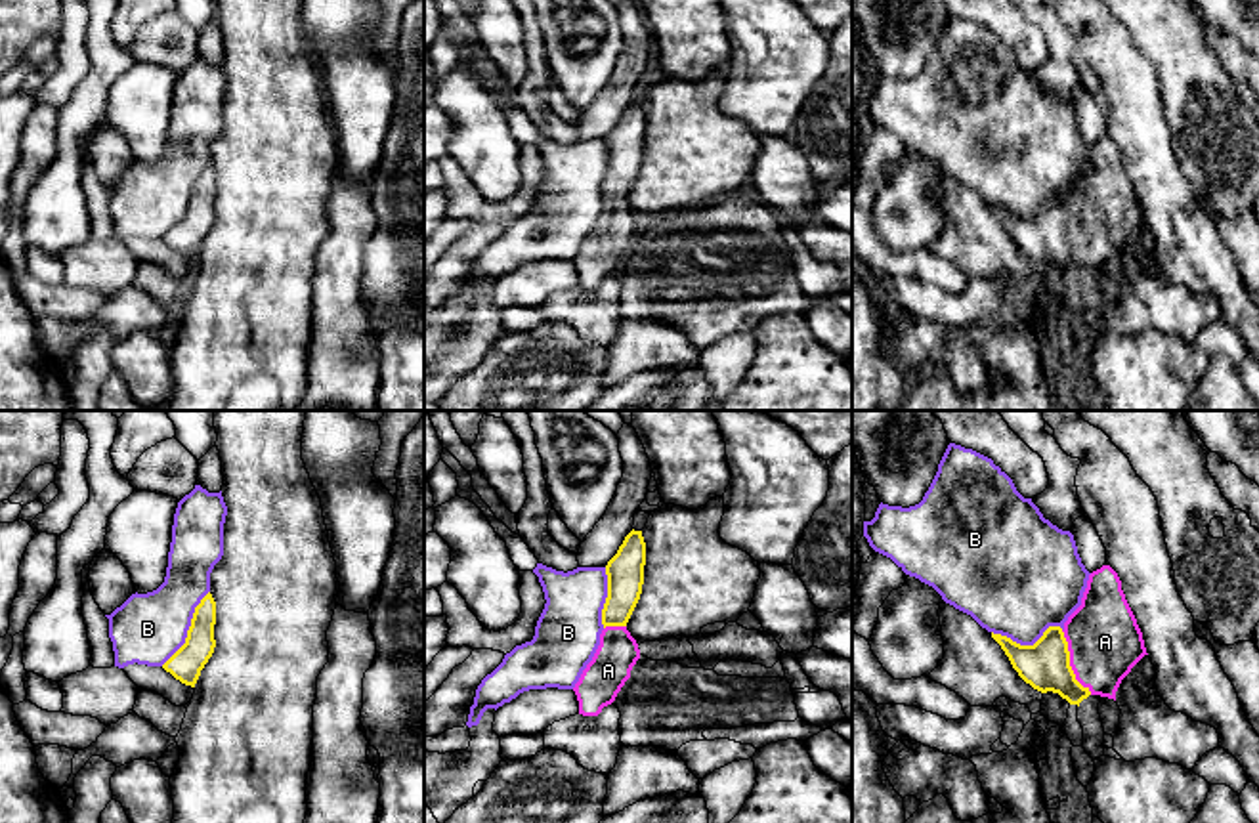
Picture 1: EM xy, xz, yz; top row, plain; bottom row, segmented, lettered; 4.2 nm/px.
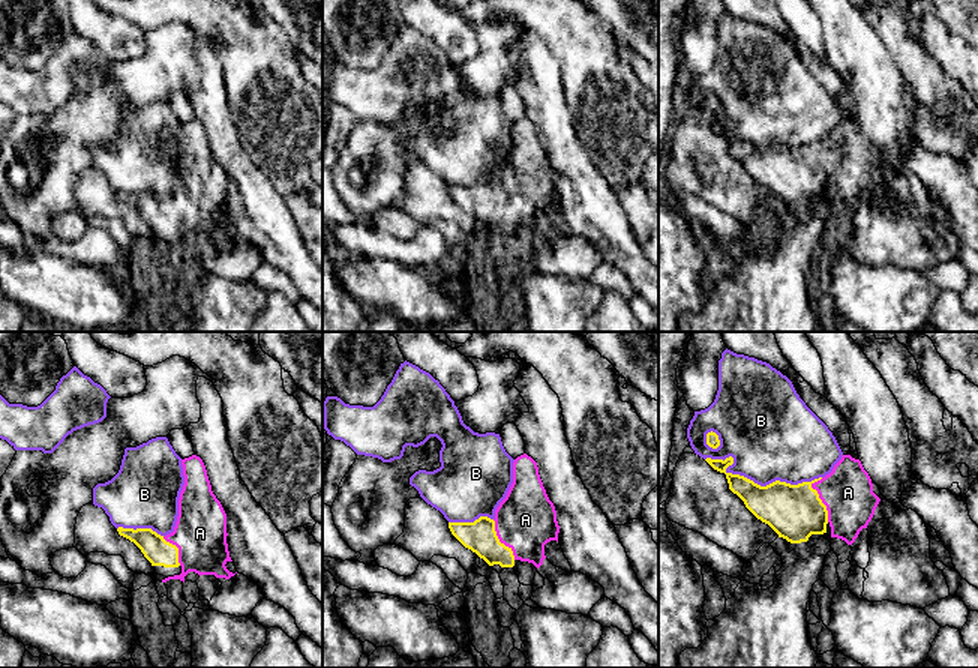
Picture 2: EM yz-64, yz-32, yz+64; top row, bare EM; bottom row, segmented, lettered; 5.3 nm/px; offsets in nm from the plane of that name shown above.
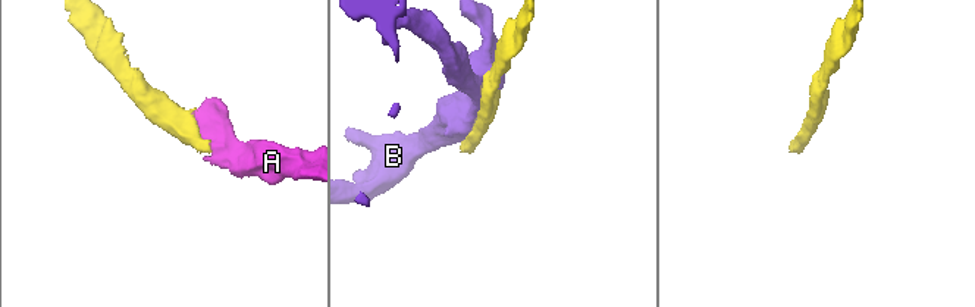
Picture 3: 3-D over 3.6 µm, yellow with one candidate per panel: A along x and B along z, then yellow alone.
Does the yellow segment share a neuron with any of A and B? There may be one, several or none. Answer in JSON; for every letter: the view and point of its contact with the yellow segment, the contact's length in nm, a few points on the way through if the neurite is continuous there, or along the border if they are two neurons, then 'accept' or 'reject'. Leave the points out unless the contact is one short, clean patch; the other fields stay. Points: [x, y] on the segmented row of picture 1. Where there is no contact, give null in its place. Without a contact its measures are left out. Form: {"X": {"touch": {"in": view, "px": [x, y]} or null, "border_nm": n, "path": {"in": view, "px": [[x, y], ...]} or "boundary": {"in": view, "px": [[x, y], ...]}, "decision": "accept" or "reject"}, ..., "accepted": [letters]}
{"A": {"touch": {"in": "yz", "px": [1068, 663]}, "border_nm": 300, "decision": "accept"}, "B": {"touch": {"in": "xy", "px": [190, 629]}, "border_nm": 380, "decision": "reject"}, "accepted": ["A"]}

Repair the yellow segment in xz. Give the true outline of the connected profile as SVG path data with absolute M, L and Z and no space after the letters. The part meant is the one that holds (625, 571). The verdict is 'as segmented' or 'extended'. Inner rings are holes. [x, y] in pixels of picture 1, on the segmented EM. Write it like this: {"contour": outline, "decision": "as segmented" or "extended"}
{"contour": "M632 529L606 565L608 598L602 609L600 645L573 687L583 716L598 716L611 705L640 659L627 623L642 594L644 565L646 542L642 531Z", "decision": "extended"}

